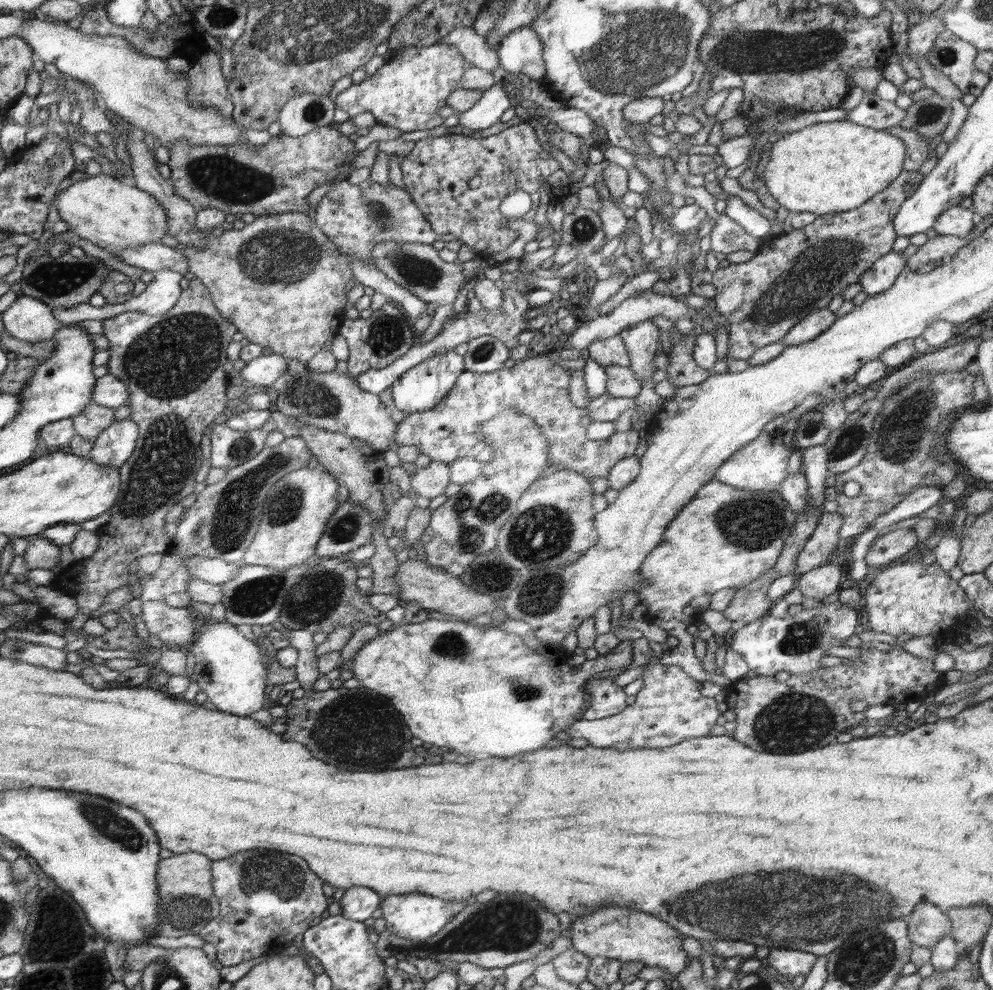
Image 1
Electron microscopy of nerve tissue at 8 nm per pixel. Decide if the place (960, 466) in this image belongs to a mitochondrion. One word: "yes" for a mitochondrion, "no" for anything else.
no

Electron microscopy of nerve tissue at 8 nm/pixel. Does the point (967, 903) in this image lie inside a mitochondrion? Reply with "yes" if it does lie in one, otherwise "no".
no

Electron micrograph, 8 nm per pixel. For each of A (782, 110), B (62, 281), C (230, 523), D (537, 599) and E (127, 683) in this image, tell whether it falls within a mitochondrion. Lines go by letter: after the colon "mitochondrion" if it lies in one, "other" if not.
A: other
B: mitochondrion
C: mitochondrion
D: mitochondrion
E: other

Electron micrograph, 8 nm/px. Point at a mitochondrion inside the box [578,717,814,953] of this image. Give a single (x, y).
(608, 897)

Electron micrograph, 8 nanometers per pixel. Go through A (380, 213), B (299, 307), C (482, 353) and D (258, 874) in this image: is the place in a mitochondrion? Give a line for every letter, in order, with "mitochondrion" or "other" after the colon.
A: mitochondrion
B: mitochondrion
C: mitochondrion
D: mitochondrion

